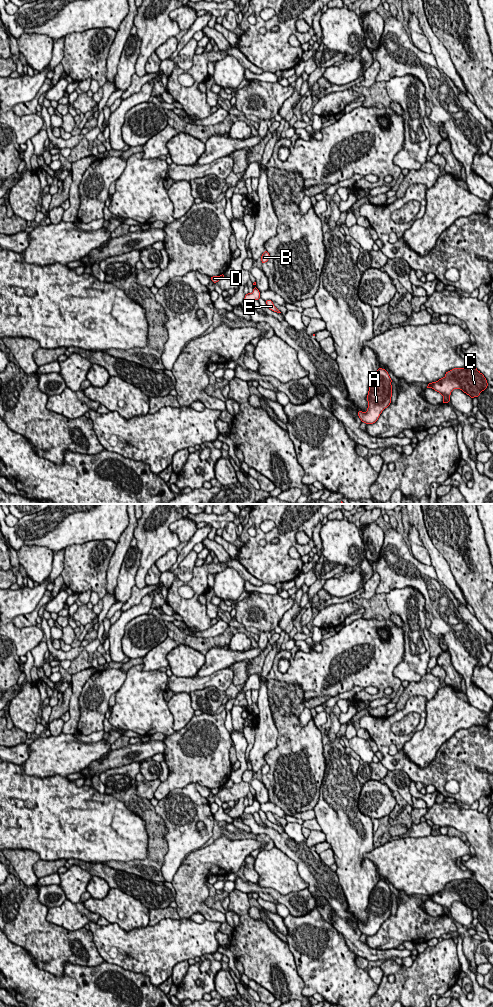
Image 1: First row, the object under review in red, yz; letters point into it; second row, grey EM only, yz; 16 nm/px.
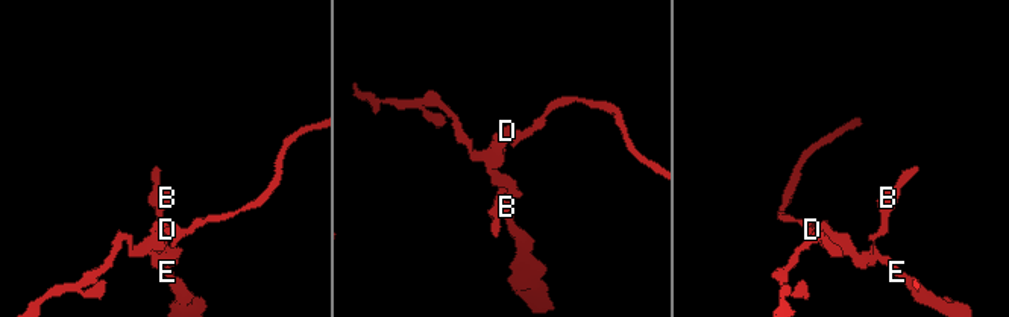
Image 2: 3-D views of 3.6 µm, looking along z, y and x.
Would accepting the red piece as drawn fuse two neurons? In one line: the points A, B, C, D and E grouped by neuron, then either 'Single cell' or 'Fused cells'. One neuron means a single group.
Groups: A B C E / D. Fused cells

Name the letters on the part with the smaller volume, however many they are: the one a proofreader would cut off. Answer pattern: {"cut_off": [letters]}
{"cut_off": ["D"]}

